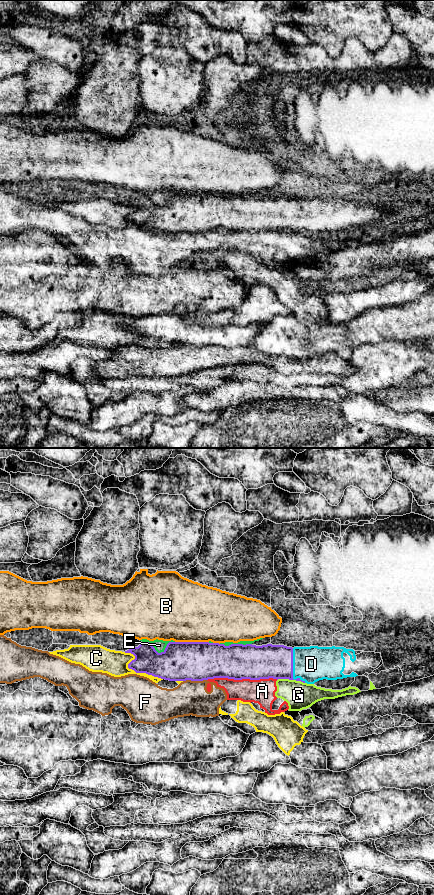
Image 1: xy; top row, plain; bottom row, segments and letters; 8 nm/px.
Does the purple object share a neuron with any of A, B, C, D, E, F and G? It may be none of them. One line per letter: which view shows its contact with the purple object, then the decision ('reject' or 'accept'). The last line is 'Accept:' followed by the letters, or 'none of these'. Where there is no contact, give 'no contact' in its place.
A: contact in xy; reject
B: contact in xy; reject
C: contact in xy; reject
D: contact in xy; accept
E: contact in xy; reject
F: contact in xy; reject
G: contact in xy; reject
Accept: D

